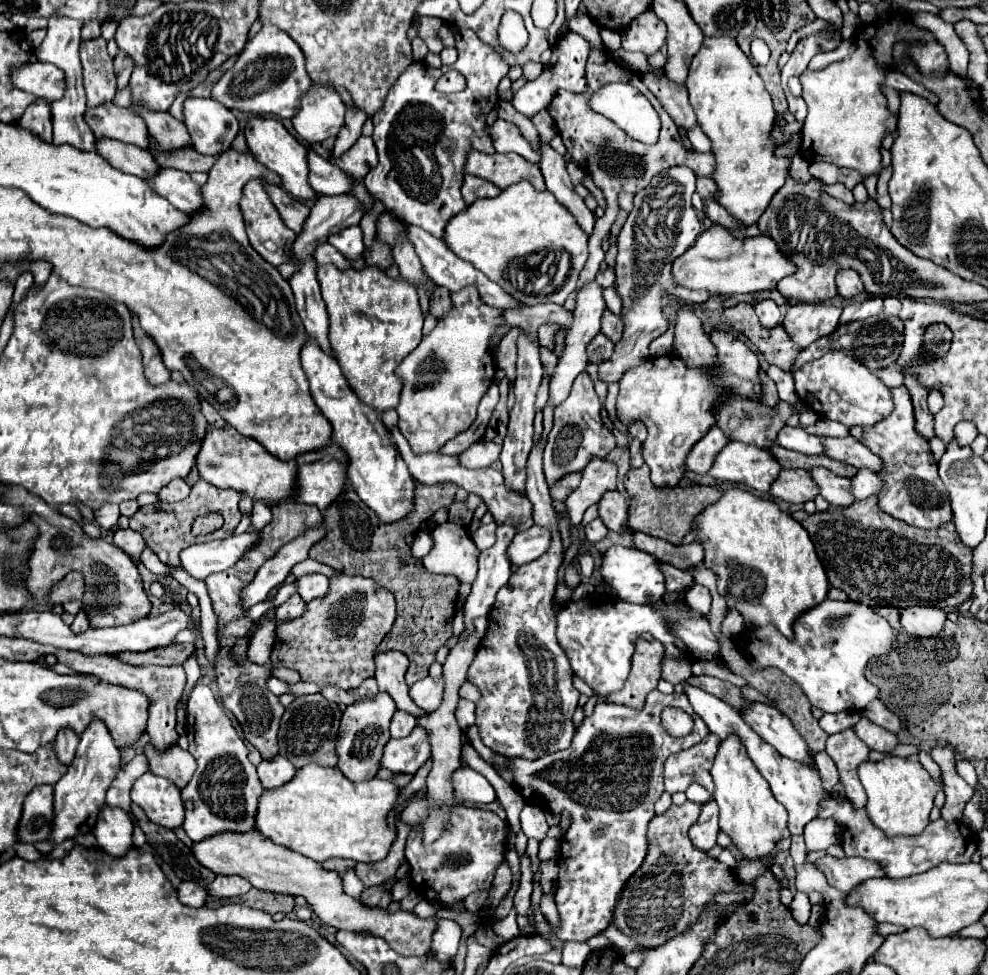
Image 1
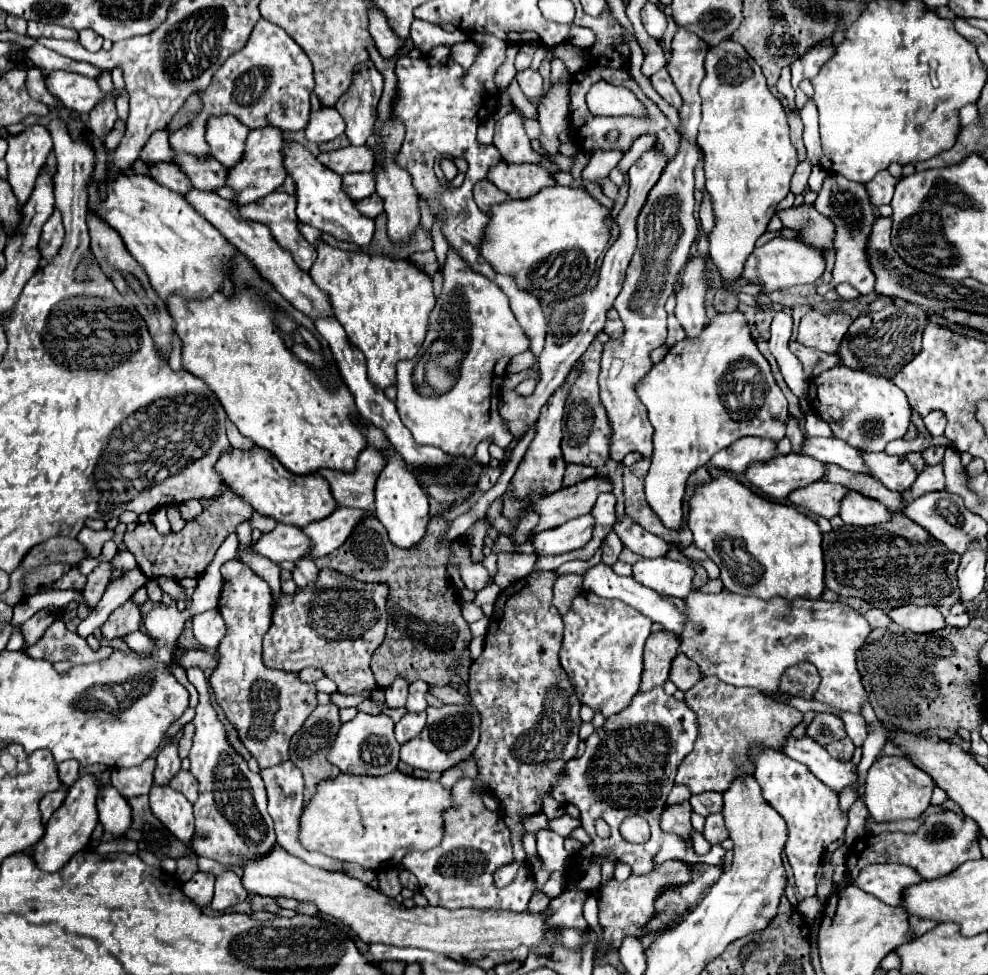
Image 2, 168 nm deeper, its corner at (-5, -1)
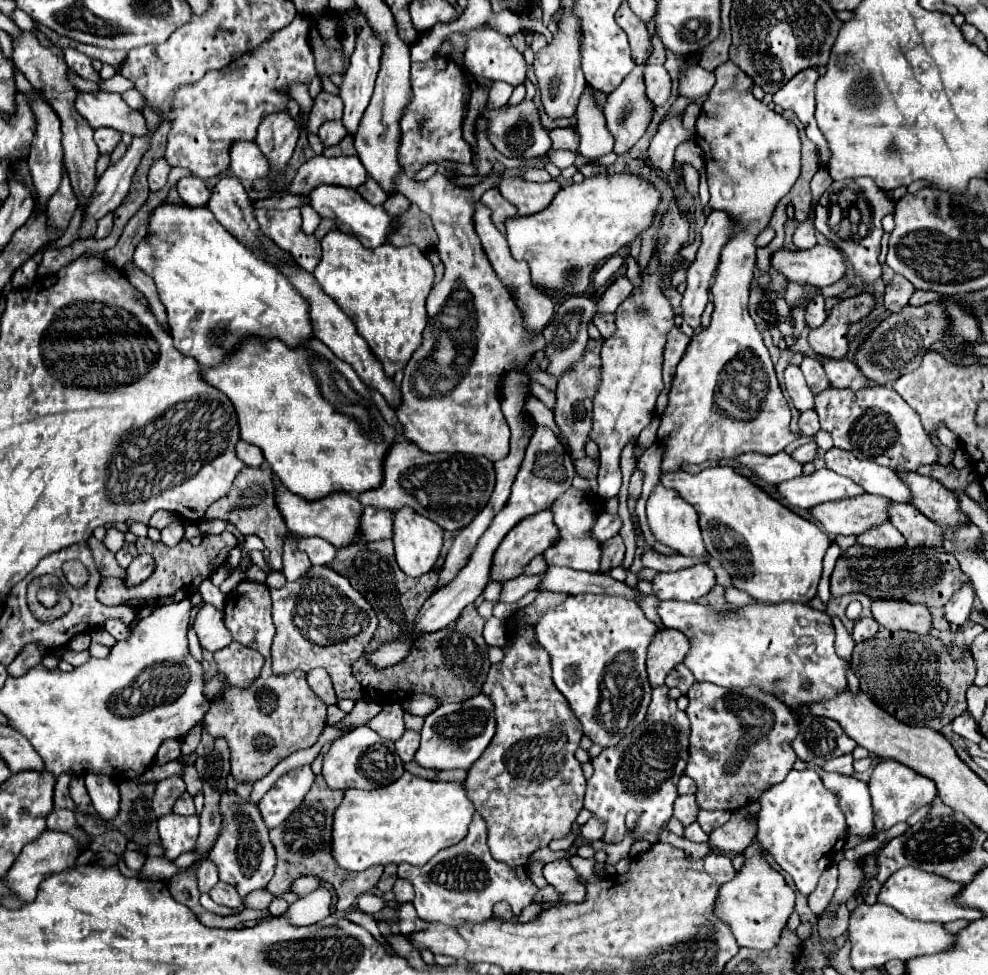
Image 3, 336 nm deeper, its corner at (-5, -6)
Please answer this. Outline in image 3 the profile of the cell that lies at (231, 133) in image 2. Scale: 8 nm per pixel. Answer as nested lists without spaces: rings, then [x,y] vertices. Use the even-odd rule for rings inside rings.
[[[236,140],[230,146],[228,172],[238,180],[260,180],[268,174],[268,162],[254,142]]]

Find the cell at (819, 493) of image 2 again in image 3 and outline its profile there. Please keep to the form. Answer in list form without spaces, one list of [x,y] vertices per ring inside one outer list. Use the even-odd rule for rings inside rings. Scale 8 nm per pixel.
[[[860,494],[852,498],[842,498],[836,502],[824,502],[808,512],[814,520],[818,520],[828,534],[852,534],[868,530],[868,526],[876,526],[888,520],[886,514],[888,500],[882,496]]]

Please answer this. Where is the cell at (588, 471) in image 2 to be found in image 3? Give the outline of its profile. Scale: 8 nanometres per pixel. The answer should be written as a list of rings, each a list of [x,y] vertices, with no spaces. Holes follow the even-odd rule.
[[[588,456],[582,458],[582,460],[576,460],[574,466],[576,466],[576,474],[582,476],[582,478],[592,480],[592,478],[596,478],[596,474],[598,474],[598,462],[590,460]]]

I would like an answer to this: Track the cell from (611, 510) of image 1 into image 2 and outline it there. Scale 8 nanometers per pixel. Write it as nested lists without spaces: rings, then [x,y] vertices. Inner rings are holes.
[[[626,515],[622,517],[620,523],[614,525],[614,531],[622,539],[624,547],[628,547],[630,551],[634,551],[640,557],[656,559],[656,557],[668,555],[668,551],[670,551],[670,545],[664,539],[648,533],[646,529],[642,529],[634,521],[630,521],[630,517],[626,517]]]

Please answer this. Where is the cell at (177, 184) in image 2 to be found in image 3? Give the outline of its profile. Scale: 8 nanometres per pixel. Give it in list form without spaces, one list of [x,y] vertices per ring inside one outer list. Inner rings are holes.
[[[196,176],[180,178],[176,184],[176,190],[188,206],[206,206],[208,194],[210,194],[210,188],[204,184],[204,180],[200,180]]]

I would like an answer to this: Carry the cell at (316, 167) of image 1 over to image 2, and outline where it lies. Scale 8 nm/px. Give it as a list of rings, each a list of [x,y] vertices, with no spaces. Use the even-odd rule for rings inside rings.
[[[350,173],[350,175],[344,175],[342,181],[344,181],[344,191],[354,201],[370,197],[376,191],[374,173]]]

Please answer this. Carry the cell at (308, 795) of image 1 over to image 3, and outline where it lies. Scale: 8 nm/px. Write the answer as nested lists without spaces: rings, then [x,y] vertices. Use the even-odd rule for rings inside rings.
[[[404,772],[396,782],[388,786],[382,786],[376,790],[348,788],[344,792],[344,802],[340,802],[332,820],[332,850],[330,852],[340,868],[352,870],[352,872],[362,872],[376,864],[388,866],[388,864],[408,862],[414,866],[424,866],[442,848],[454,846],[466,836],[472,814],[474,814],[474,804],[468,800],[462,784],[424,780],[410,772]]]

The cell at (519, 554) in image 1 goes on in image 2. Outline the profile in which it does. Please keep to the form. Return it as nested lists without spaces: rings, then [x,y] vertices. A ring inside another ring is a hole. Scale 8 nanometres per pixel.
[[[582,515],[560,527],[538,533],[532,543],[538,555],[560,555],[584,547],[592,539],[592,515]]]

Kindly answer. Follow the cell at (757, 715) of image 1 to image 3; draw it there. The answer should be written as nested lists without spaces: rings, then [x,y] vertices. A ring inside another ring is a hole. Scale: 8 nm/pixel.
[[[818,768],[818,772],[824,786],[838,796],[838,806],[846,816],[850,834],[870,836],[874,832],[874,822],[872,822],[872,804],[870,804],[868,784],[854,776],[826,772],[822,768]]]

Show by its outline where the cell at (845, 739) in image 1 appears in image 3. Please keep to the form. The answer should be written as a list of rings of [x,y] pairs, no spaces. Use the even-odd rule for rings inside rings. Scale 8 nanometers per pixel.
[[[844,754],[844,756],[838,756],[838,758],[830,758],[828,762],[824,762],[824,766],[822,766],[822,768],[830,770],[830,772],[850,774],[850,772],[854,772],[854,770],[852,770],[852,762],[854,762],[852,754]]]

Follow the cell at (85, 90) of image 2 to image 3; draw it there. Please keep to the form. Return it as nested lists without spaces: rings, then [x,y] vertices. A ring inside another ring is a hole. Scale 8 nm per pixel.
[[[78,92],[76,110],[92,126],[110,126],[118,132],[128,132],[130,136],[144,132],[144,116],[132,110],[120,94],[114,92]]]

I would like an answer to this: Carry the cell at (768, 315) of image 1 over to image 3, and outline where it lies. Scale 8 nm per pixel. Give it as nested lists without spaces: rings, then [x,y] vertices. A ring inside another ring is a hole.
[[[788,364],[786,370],[784,370],[784,380],[786,380],[786,390],[788,390],[790,398],[792,398],[792,404],[800,412],[810,410],[814,406],[814,394],[812,394],[812,390],[806,384],[800,366]]]

